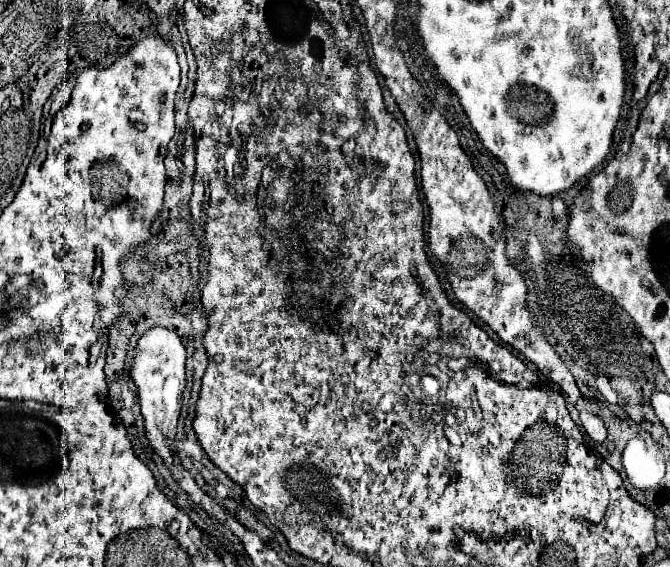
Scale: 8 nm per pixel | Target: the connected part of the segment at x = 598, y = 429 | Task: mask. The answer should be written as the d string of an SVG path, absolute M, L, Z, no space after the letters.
M578 407L578 409L580 409L578 413L580 413L580 421L582 421L582 427L584 427L586 435L588 435L594 443L602 443L602 441L606 439L606 425L604 425L604 421L602 421L600 417L588 413L588 411L582 409L582 407Z

